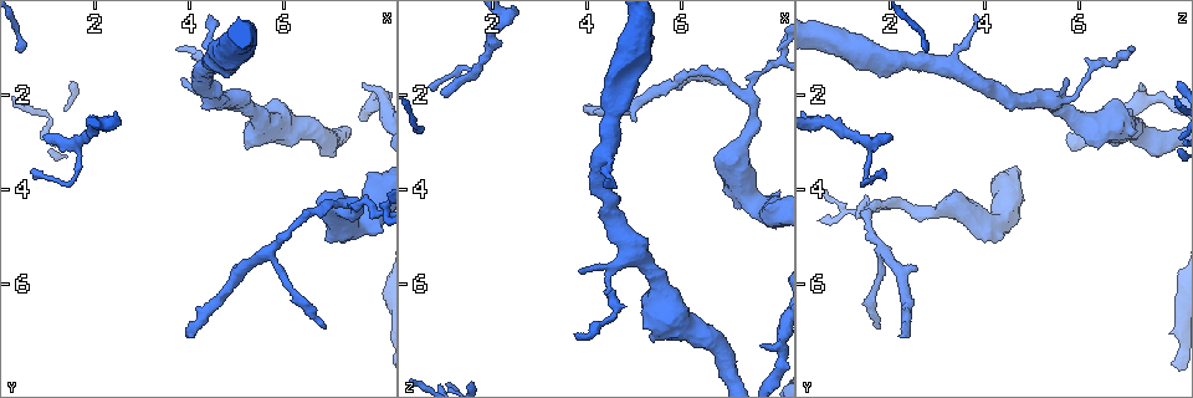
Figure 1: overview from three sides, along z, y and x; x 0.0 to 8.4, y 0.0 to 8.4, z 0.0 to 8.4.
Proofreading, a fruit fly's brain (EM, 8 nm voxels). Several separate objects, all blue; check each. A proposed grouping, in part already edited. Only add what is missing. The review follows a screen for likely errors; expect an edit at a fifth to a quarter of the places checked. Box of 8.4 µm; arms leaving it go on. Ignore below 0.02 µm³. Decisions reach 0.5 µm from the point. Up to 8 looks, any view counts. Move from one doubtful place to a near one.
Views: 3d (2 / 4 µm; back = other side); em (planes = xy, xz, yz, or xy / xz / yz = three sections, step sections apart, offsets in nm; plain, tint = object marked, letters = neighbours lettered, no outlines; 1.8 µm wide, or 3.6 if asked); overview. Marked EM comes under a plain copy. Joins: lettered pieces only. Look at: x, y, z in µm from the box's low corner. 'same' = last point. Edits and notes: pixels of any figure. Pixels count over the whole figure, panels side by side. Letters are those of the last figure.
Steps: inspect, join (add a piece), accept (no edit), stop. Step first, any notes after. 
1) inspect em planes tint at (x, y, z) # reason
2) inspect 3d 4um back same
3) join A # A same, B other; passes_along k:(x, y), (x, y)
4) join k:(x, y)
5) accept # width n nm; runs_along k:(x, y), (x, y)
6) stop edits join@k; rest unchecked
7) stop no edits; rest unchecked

inspect em planes letters at (7.70, 1.85, 7.35) # branch stops here

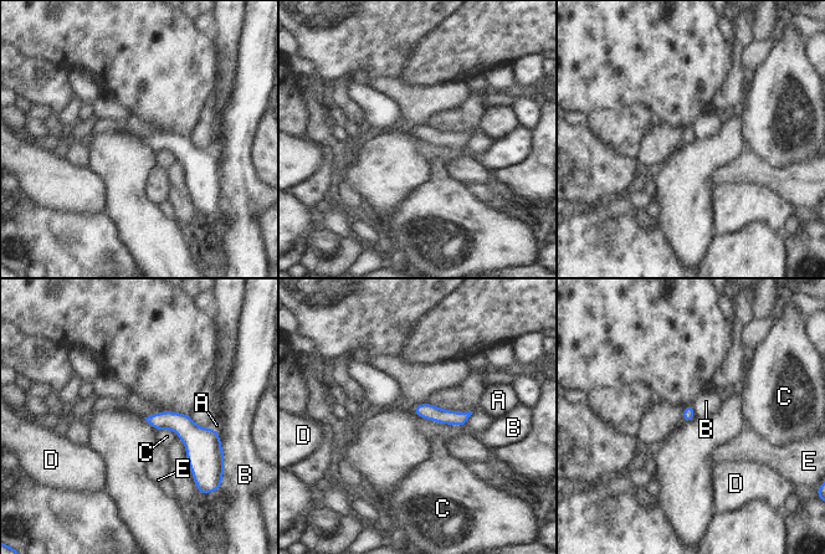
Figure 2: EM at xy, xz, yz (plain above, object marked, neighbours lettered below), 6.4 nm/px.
accept # A other, B other, C other, D other, E other; runs_along 2:(418, 409), (441, 416), (465, 416); none of them fits

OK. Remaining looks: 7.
inspect em 3.6um yz step 16 letters at (6.90, 7.00, 1.85)

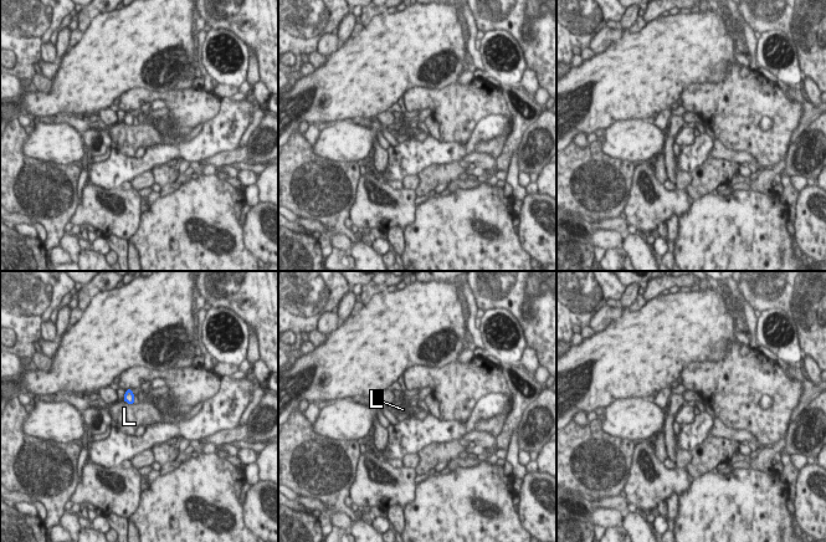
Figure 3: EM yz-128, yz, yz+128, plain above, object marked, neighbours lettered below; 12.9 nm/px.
accept # L other; border 3:(122, 399), (133, 404); no lettered piece goes on from it

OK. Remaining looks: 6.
inspect em xz step 4 tint at (0.65, 3.70, 1.85) # an open end

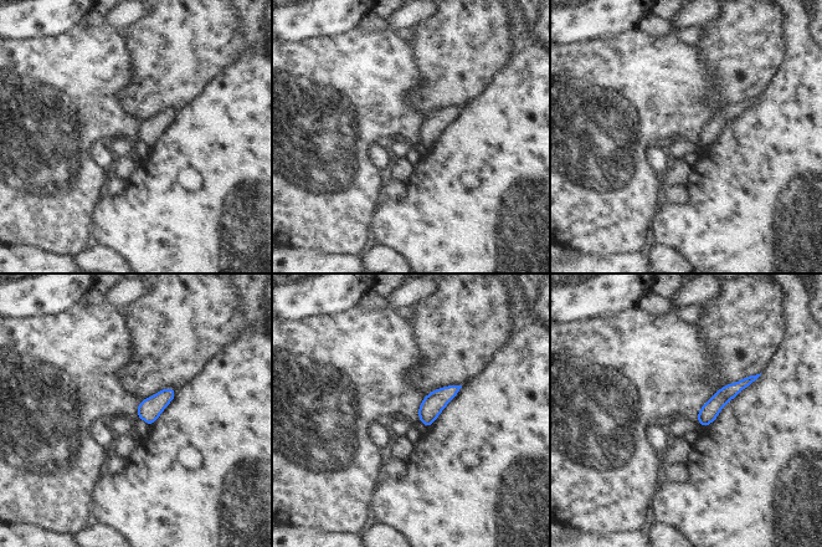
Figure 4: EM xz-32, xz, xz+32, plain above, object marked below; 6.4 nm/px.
inspect em xz step 4 letters same # what lies round it

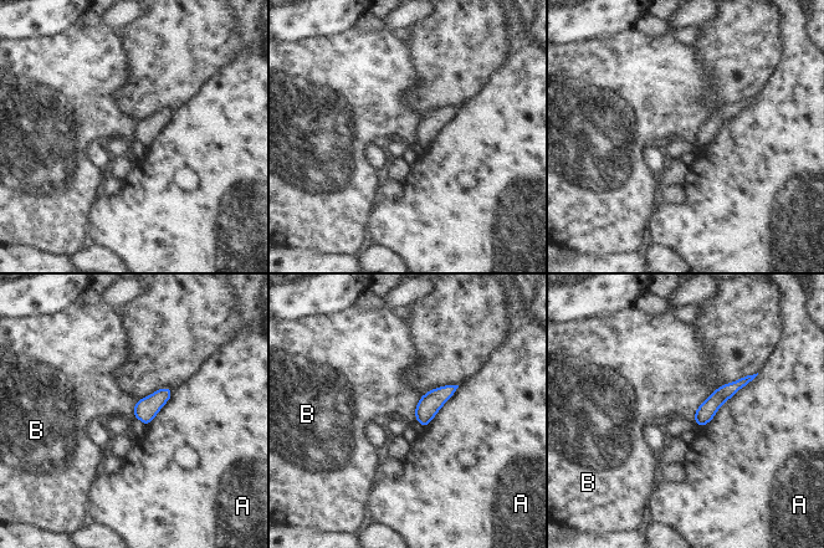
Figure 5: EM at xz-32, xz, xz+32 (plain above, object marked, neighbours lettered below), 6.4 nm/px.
accept # A other, B other; border 5:(720, 387), (699, 406), (694, 420); none of them fits

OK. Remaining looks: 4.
stop no edits; rest unchecked

